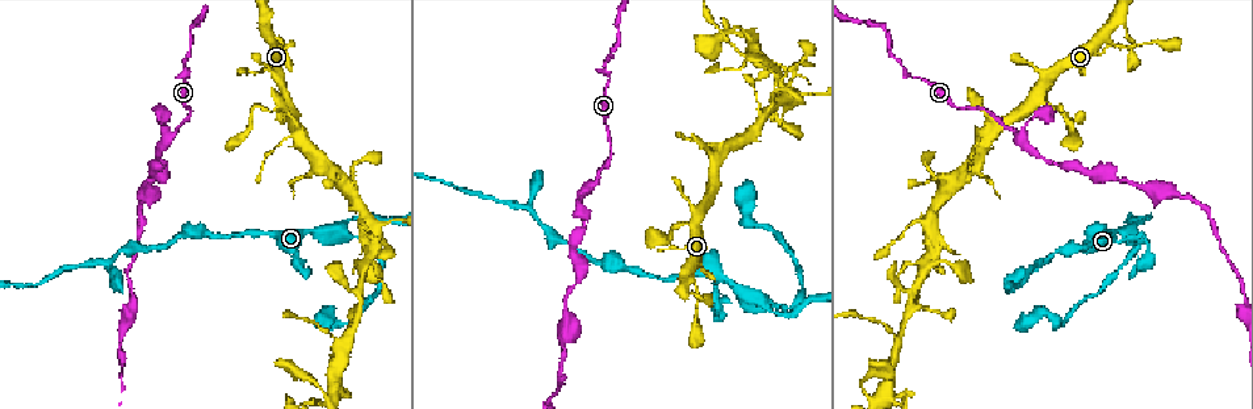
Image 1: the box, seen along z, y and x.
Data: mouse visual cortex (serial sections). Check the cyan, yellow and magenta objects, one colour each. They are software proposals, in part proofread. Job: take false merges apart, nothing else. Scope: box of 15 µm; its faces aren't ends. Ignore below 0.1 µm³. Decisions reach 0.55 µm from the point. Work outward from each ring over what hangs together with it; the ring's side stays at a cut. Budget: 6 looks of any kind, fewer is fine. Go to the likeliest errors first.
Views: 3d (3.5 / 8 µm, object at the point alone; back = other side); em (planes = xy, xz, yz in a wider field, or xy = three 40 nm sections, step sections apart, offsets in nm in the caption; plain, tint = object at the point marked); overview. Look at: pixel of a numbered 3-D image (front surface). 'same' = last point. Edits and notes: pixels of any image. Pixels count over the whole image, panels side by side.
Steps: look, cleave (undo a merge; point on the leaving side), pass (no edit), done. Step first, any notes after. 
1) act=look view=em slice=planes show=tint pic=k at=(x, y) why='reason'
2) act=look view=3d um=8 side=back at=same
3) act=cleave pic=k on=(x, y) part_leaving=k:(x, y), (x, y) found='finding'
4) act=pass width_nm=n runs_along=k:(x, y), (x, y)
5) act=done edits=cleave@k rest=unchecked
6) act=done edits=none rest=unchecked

act=look view=3d um=3.5 side=back pic=1 at=(790, 306) why='thick turns thin'

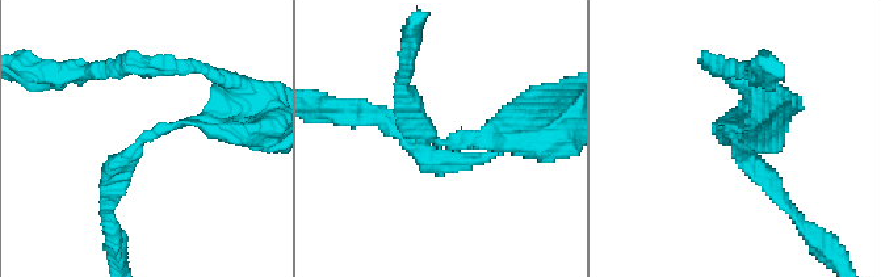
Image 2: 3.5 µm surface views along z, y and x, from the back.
act=look view=em slice=xy step=3 show=tint pic=2 at=(438, 139)

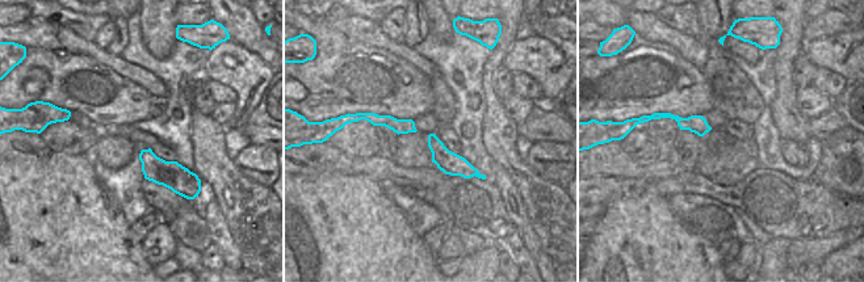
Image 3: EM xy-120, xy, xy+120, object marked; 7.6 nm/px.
act=pass runs_along=2:(217, 112), (147, 131), (108, 205) found='one cell here'

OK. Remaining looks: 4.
act=look view=3d um=3.5 pic=1 at=(896, 341) why='side arm on a straight run'

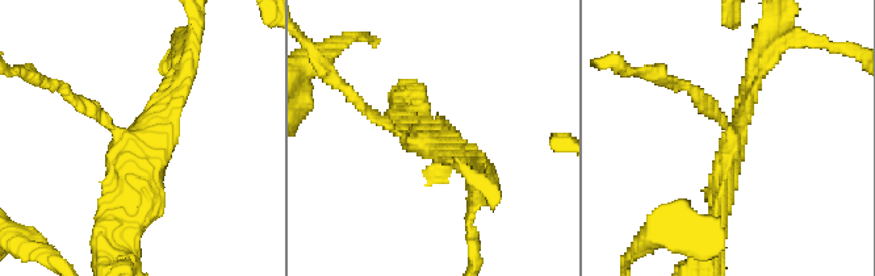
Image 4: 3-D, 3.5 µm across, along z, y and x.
act=look view=em slice=xy step=3 show=tint pic=4 at=(733, 141)

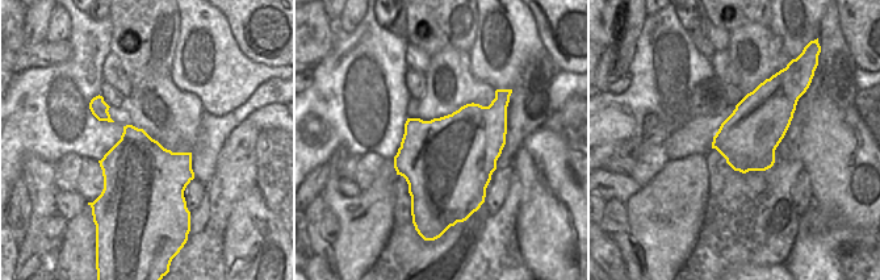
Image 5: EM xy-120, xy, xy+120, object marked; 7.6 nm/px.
act=cleave pic=4 on=(377, 118) width_nm=700 part_leaving=4:(405, 138), (361, 108), (321, 63) found='a second cell is stuck on'

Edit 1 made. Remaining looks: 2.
act=done edits=cleave@4 rest=unchecked

